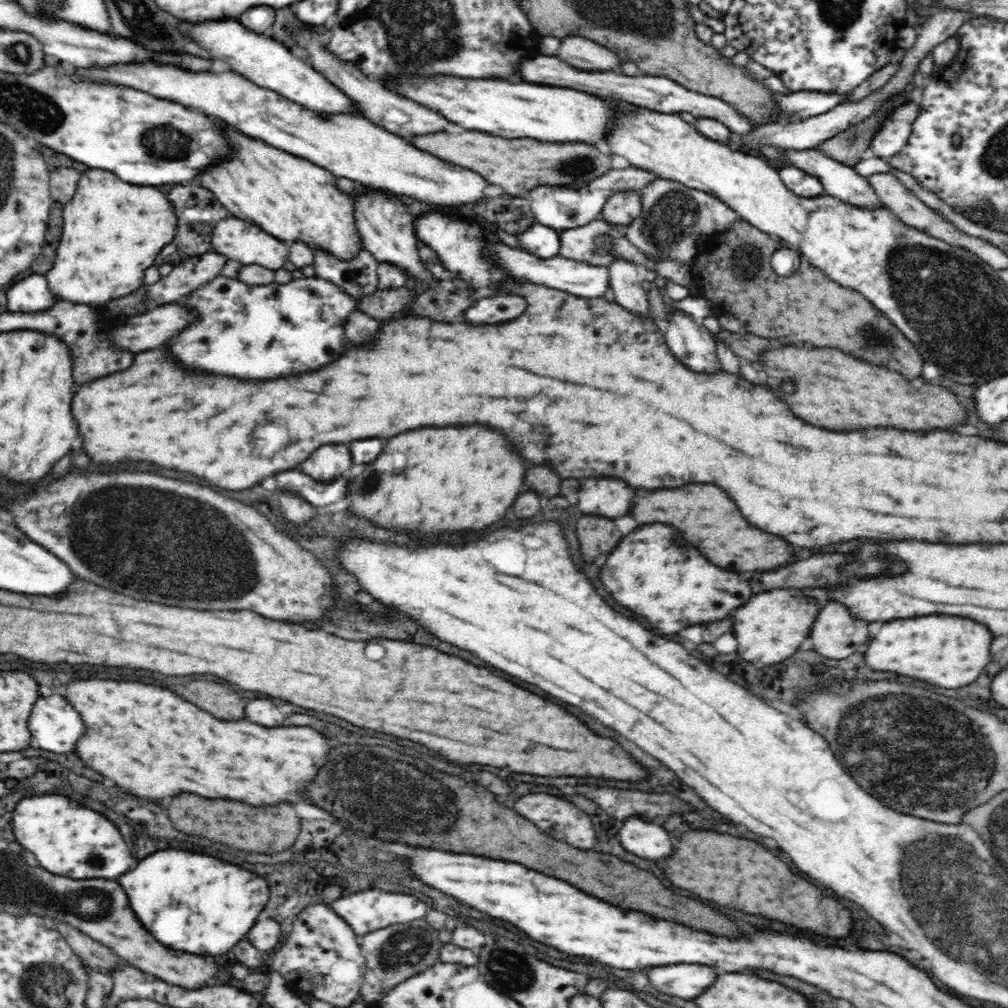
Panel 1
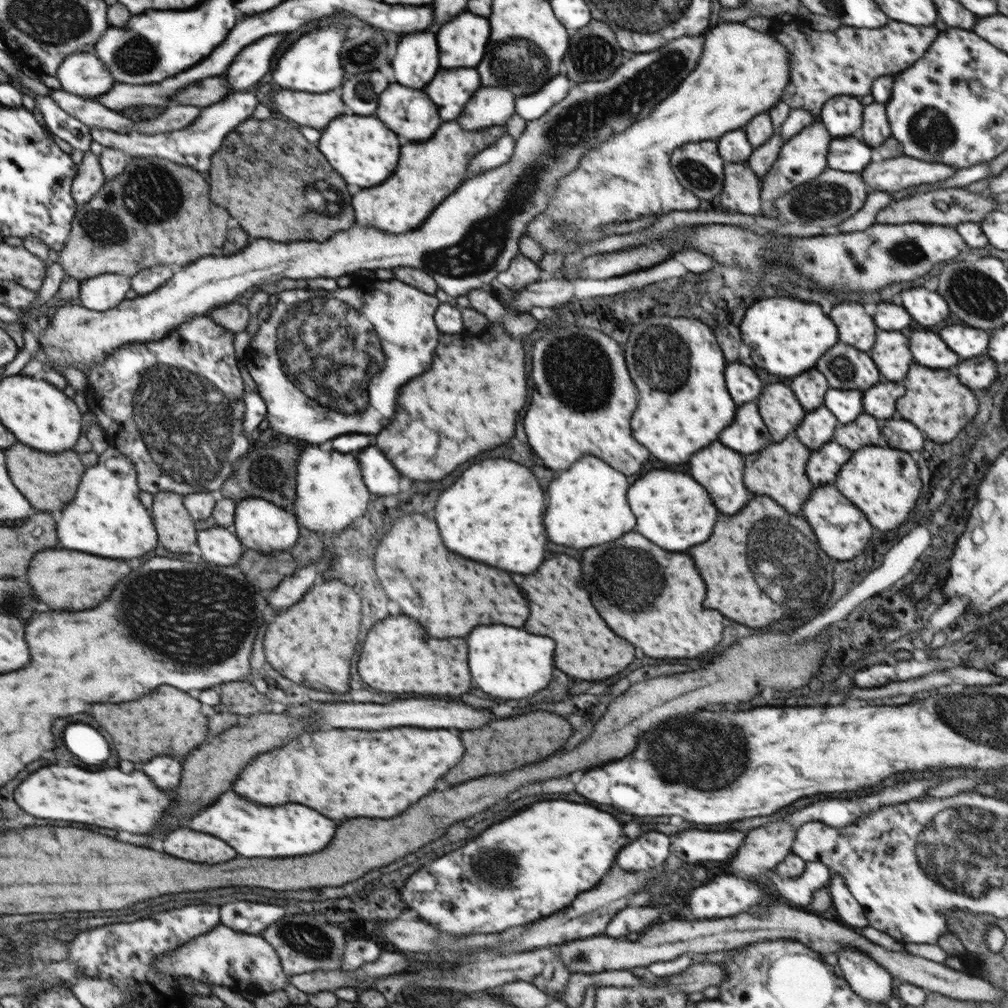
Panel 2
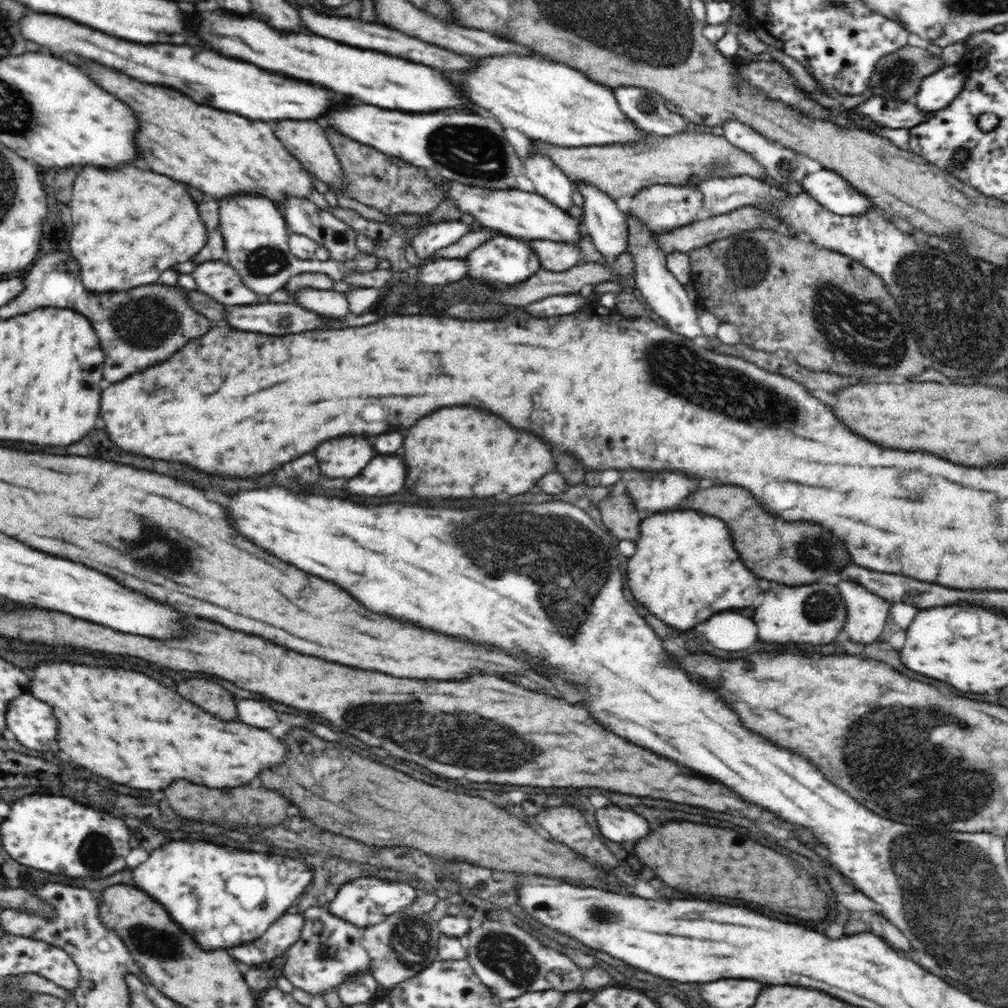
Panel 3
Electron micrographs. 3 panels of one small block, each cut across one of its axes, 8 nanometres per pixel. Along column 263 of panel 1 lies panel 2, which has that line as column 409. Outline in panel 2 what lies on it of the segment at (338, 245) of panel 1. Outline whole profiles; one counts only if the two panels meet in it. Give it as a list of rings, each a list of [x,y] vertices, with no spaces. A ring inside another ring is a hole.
[[[456,120],[443,121],[430,140],[404,144],[396,172],[382,184],[361,189],[352,196],[356,224],[394,234],[420,227],[436,206],[461,185],[469,163],[504,133],[507,133],[506,125],[469,132],[463,130]]]

